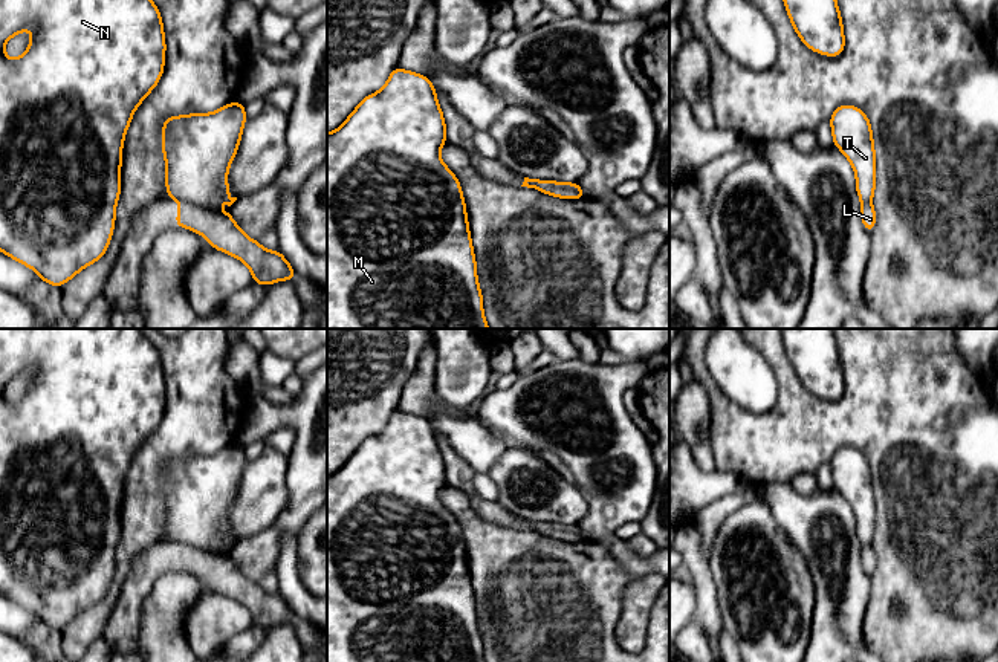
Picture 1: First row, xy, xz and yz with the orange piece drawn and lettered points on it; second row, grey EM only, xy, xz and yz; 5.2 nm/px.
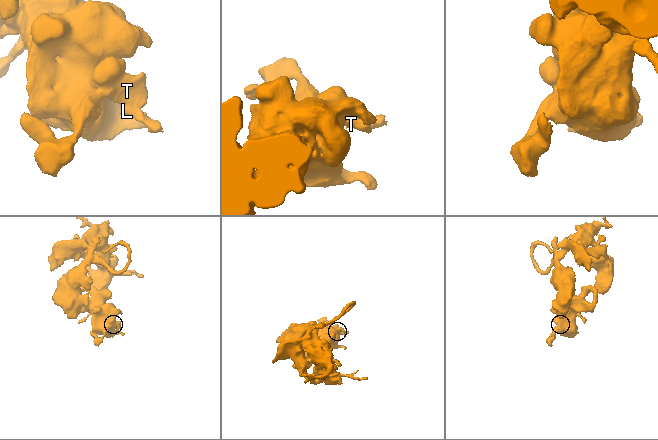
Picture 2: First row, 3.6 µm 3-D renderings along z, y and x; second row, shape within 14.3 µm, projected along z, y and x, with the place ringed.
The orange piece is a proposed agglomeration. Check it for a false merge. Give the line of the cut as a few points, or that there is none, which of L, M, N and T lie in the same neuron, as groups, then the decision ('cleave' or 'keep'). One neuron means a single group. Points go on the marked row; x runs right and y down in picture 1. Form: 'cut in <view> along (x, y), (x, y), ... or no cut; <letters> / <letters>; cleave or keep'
cut in xy along (181, 201), (211, 210); L / M N T; cleave

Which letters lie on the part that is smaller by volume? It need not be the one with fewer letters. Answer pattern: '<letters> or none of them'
L

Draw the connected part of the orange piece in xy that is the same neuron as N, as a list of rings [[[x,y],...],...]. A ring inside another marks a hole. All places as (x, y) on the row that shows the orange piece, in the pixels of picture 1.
[[[0,0],[0,251],[8,257],[23,263],[34,269],[40,280],[61,287],[66,281],[72,280],[81,269],[98,261],[107,251],[113,229],[115,229],[115,209],[121,194],[121,162],[122,162],[122,144],[127,128],[131,122],[133,113],[138,105],[148,96],[148,93],[157,86],[165,64],[165,35],[160,12],[153,0]],[[32,31],[32,40],[28,50],[17,60],[11,60],[5,55],[6,41],[23,32]]]

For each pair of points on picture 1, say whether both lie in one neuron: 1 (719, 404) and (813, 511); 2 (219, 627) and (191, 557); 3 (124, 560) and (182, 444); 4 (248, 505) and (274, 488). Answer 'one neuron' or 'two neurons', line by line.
1: two neurons
2: two neurons
3: one neuron
4: one neuron

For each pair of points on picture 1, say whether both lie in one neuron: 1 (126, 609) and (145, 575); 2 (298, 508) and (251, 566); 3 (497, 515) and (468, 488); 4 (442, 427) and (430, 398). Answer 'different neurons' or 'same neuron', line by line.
1: same neuron
2: same neuron
3: same neuron
4: different neurons

